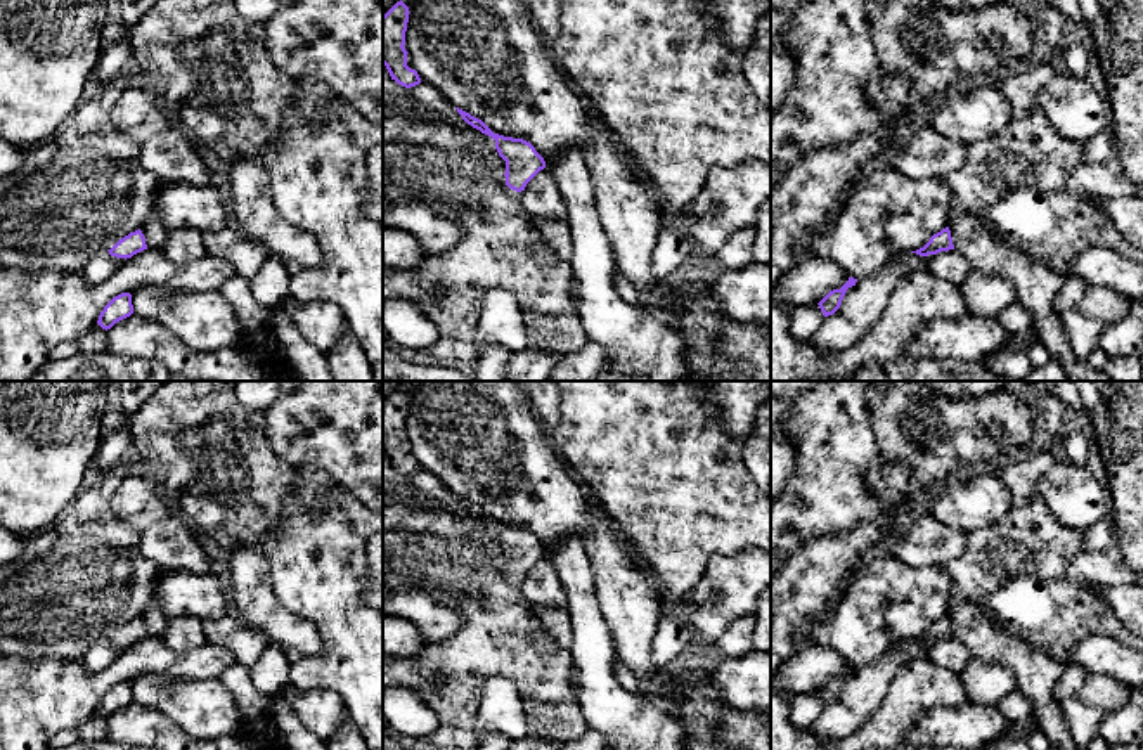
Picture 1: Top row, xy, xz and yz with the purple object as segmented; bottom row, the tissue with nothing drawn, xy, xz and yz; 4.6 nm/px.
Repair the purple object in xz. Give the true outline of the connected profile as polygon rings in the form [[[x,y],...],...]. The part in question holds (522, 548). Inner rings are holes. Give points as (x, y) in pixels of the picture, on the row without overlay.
[[[459,495],[455,497],[468,513],[495,528],[495,537],[506,549],[506,561],[500,568],[507,573],[507,584],[520,591],[526,572],[546,556],[544,546],[530,530],[494,521],[481,508]]]

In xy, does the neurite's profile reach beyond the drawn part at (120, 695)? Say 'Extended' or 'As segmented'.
As segmented

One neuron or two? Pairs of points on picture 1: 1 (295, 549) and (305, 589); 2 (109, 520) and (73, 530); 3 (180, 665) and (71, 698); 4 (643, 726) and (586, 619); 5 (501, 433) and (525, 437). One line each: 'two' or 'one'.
1: one
2: one
3: one
4: one
5: one

